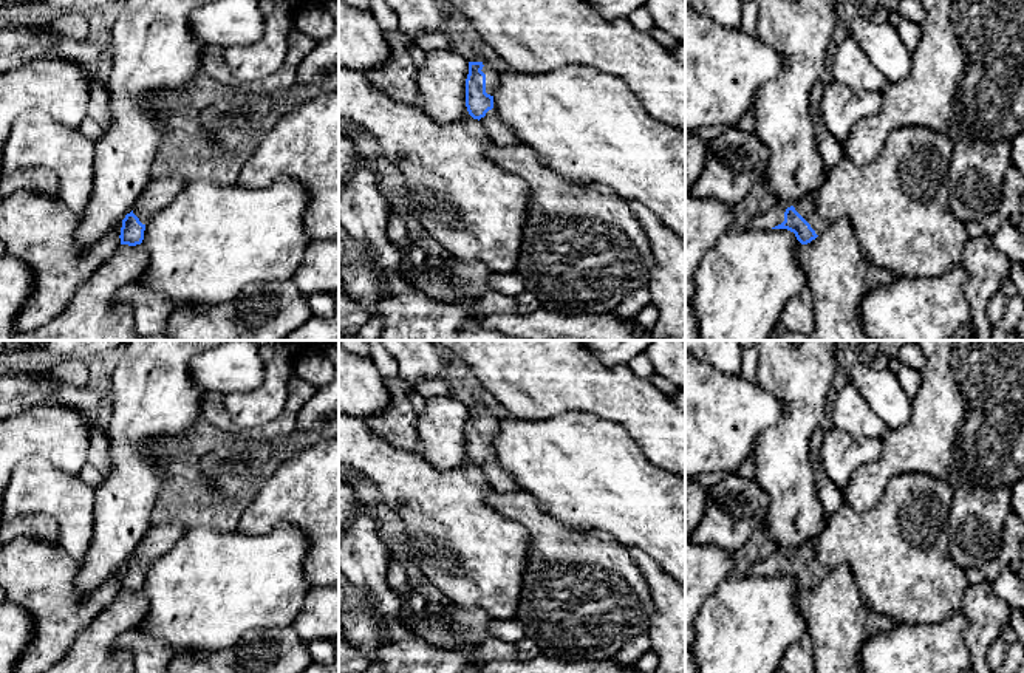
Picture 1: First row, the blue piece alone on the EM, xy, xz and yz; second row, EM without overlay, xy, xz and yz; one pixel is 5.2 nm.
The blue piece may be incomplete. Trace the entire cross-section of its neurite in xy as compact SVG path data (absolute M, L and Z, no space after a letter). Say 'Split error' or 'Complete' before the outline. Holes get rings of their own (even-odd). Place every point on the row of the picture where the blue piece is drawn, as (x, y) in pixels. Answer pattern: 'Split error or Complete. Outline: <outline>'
Split error. Outline: M152 178L121 227L121 244L136 246L144 240L145 226L181 193L187 183L173 178Z

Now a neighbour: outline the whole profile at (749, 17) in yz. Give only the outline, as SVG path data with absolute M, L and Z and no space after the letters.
M747 0L746 3L742 3L742 17L739 29L749 36L758 37L756 19L758 19L756 0Z

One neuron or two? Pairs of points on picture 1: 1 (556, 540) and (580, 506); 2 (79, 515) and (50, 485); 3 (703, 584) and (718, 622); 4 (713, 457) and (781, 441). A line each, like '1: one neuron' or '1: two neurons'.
1: two neurons
2: one neuron
3: two neurons
4: two neurons

